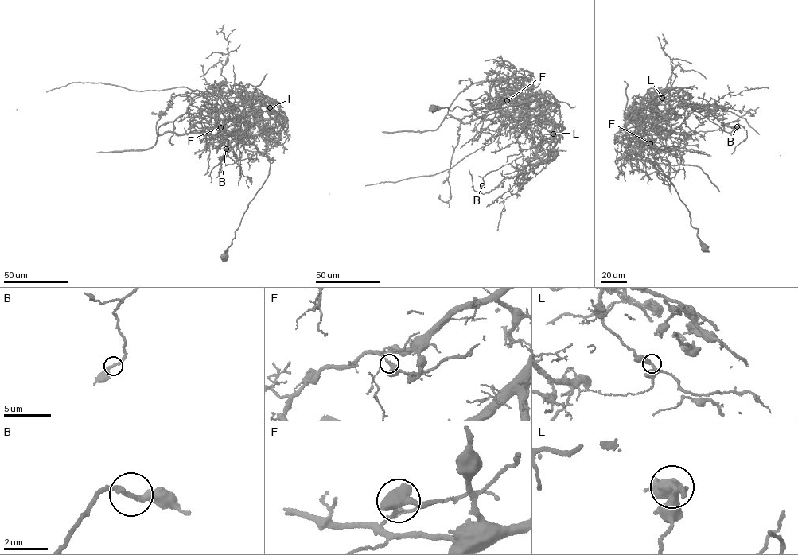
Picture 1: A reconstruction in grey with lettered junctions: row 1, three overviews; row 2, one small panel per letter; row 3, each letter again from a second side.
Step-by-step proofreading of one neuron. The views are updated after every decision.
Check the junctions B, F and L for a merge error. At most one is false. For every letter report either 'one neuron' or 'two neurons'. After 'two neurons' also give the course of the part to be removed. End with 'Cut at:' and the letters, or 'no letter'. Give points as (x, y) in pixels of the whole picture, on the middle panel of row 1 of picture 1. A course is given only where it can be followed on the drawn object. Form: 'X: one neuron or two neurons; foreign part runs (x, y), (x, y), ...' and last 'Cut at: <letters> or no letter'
B: one neuron
F: two neurons; foreign part runs (507, 100), (523, 93), (527, 98), (542, 94), (525, 99), (518, 119), (452, 167), (434, 175), (328, 194)
L: one neuron
Cut at: F

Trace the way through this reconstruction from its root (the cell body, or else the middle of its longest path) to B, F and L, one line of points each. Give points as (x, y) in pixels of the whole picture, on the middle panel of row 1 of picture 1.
B: (434, 108), (528, 103), (519, 114), (536, 118), (550, 149), (522, 169), (509, 163), (488, 172), (482, 185)
F: (434, 108), (469, 110), (527, 102), (526, 111), (519, 114), (530, 114), (523, 101), (507, 100)
L: (434, 108), (469, 110), (527, 102), (526, 111), (519, 114), (563, 126), (563, 130), (554, 124), (553, 133)

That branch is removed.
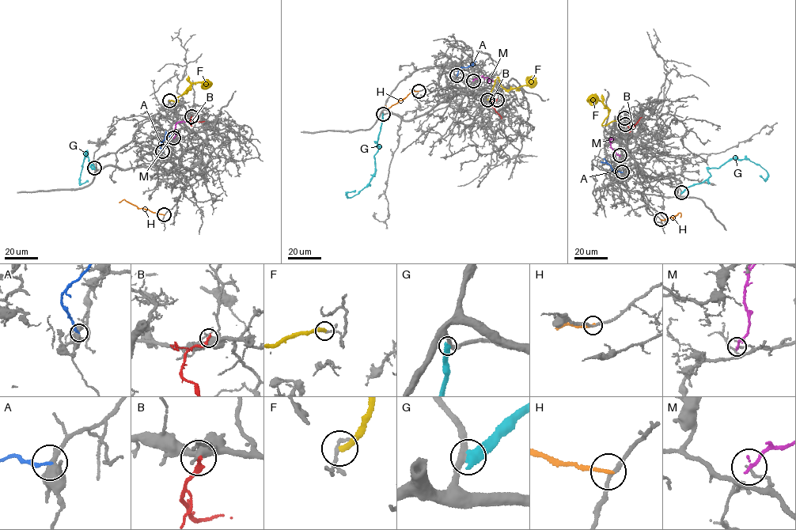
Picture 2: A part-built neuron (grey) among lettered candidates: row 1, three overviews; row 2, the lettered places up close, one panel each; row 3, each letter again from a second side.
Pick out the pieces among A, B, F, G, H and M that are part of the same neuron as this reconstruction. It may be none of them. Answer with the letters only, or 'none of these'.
none of these

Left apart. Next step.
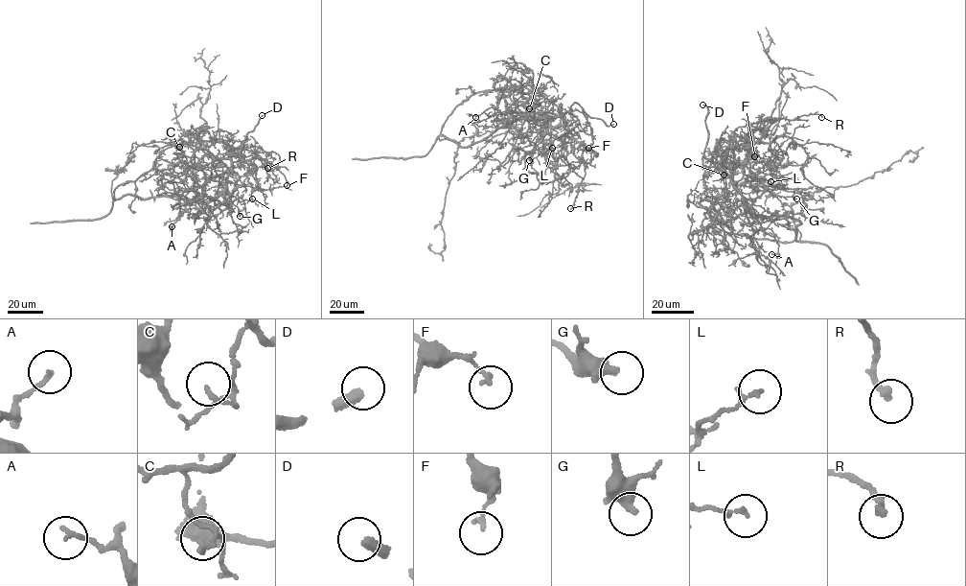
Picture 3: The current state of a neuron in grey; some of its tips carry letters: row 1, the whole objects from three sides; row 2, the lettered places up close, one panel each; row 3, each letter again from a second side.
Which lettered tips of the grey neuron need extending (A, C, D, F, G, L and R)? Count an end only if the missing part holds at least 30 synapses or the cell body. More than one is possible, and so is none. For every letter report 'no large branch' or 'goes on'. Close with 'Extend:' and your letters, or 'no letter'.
A: no large branch
C: no large branch
D: goes on
F: no large branch
G: no large branch
L: no large branch
R: no large branch
Extend: D

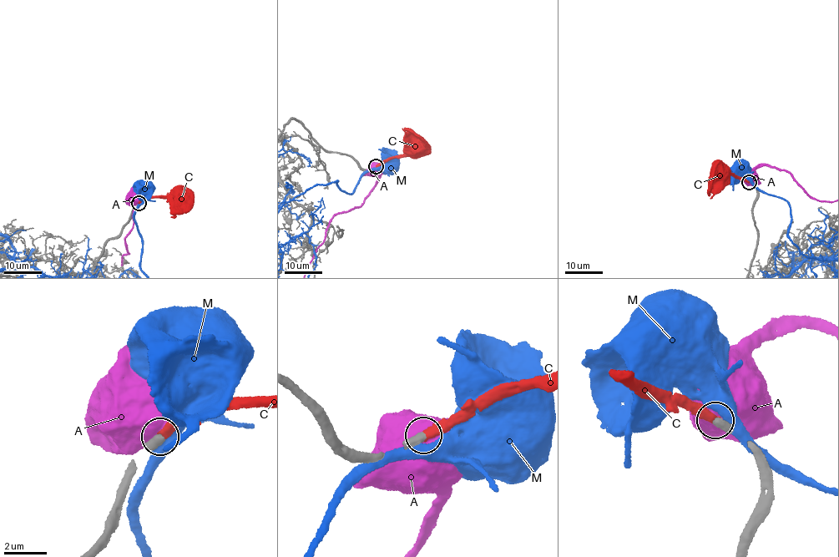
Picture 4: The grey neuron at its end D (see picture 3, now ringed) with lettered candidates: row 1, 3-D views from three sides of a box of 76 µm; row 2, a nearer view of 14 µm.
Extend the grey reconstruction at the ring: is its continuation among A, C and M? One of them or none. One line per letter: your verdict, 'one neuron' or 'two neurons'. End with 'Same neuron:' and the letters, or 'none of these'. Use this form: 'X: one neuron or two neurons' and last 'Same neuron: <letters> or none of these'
A: two neurons
C: one neuron
M: two neurons
Same neuron: C

